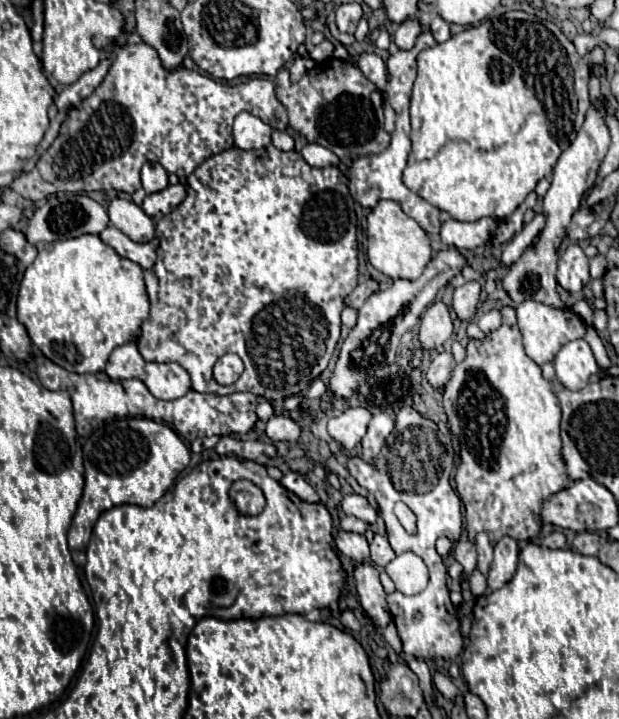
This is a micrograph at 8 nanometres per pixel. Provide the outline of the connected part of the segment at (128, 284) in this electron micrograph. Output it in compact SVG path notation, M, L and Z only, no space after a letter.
M80 235L80 237L74 237L74 239L66 239L66 241L54 241L54 243L48 243L44 245L40 251L38 251L38 257L36 261L26 269L24 273L24 279L20 283L20 291L18 291L18 321L26 327L28 331L28 337L32 341L32 345L36 349L40 349L42 355L46 355L50 361L54 361L56 365L64 367L66 371L70 373L100 373L104 371L106 367L106 361L112 353L114 347L118 345L124 345L128 341L136 341L138 335L140 335L140 325L142 321L148 317L148 295L146 295L146 289L144 289L144 277L142 277L142 269L132 263L130 259L124 259L120 257L112 247L108 247L106 243L102 243L102 239L98 235Z

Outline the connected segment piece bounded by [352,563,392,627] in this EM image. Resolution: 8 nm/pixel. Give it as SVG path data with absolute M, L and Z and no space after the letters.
M370 563L354 565L354 585L358 589L358 600L362 603L364 611L372 617L372 621L380 627L392 621L388 607L386 607L386 591L378 579L378 571Z

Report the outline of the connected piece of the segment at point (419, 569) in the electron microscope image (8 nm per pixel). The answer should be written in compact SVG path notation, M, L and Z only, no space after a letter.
M402 553L386 565L388 577L394 581L396 589L404 595L416 595L426 589L428 569L424 561L414 553Z

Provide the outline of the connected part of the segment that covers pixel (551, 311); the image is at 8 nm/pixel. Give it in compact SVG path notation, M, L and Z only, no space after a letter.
M530 299L530 301L520 303L516 307L516 313L518 313L518 327L520 327L520 333L524 337L526 355L536 365L552 361L562 345L584 337L586 327L584 327L582 319L576 313L572 313L570 309L554 309L554 307L548 307L548 305L542 305L542 303L536 303Z

